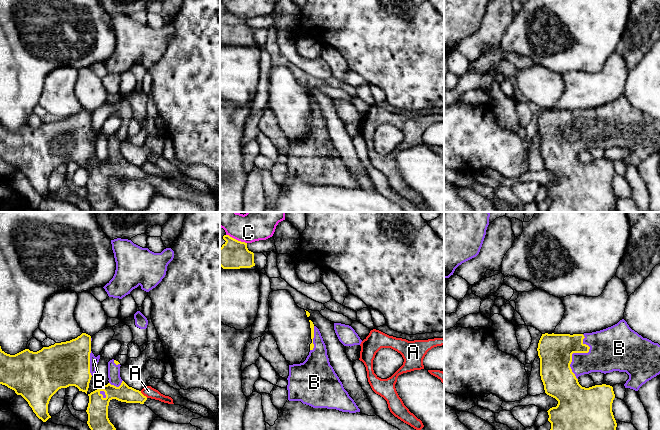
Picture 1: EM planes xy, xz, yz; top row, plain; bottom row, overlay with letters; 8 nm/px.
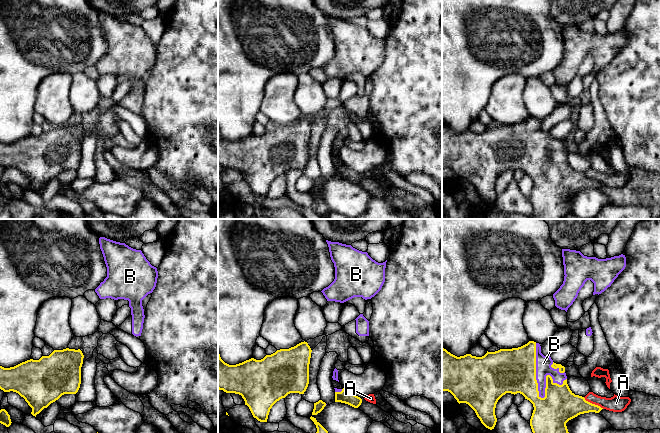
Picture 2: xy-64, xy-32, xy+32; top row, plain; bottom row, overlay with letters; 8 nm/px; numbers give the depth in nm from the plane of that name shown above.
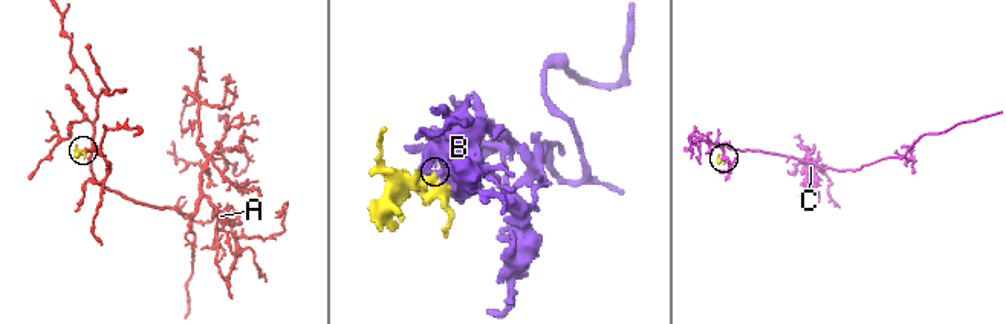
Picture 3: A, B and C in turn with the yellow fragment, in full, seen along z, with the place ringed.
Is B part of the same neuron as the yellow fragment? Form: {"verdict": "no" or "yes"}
{"verdict": "yes"}

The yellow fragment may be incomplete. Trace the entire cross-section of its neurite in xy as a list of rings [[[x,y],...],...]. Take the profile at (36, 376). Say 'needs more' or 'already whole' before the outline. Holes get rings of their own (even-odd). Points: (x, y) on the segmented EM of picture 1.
needs more; [[[82,333],[75,339],[43,347],[37,352],[25,349],[15,355],[5,353],[0,346],[0,384],[21,395],[36,416],[46,422],[51,418],[48,413],[49,401],[59,389],[75,386],[87,394],[100,359],[100,355],[95,357],[92,353],[91,341],[90,335]]]

